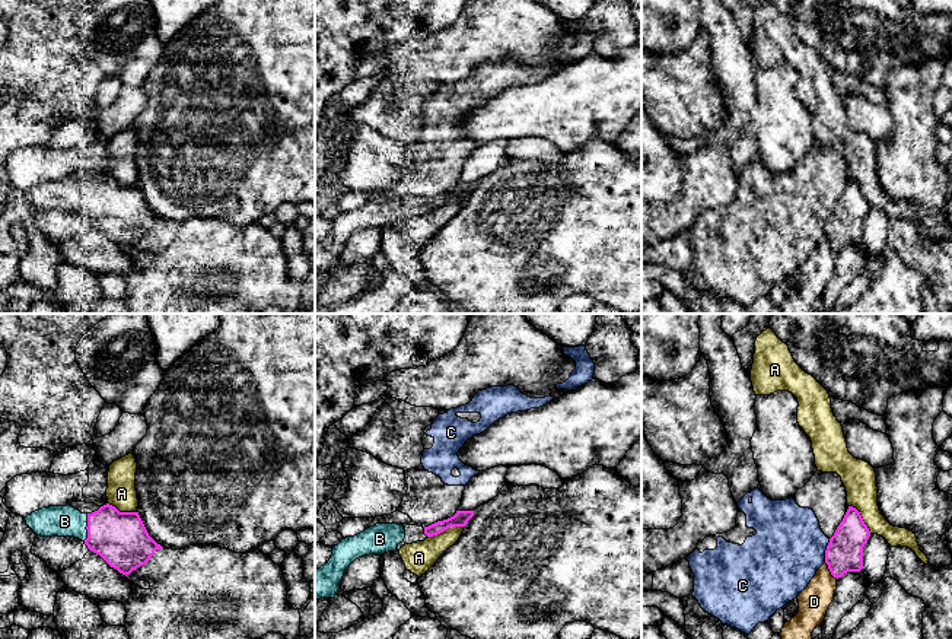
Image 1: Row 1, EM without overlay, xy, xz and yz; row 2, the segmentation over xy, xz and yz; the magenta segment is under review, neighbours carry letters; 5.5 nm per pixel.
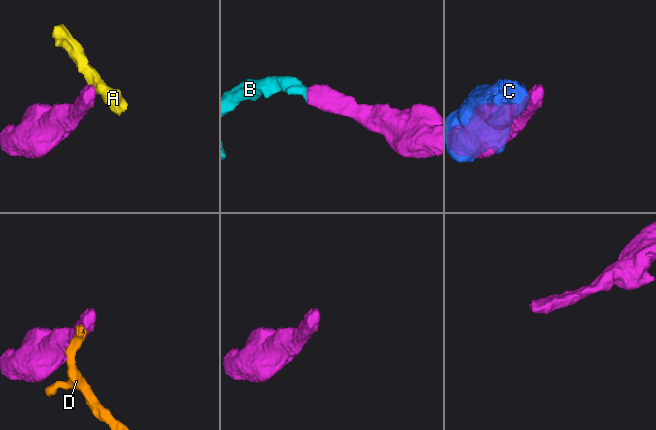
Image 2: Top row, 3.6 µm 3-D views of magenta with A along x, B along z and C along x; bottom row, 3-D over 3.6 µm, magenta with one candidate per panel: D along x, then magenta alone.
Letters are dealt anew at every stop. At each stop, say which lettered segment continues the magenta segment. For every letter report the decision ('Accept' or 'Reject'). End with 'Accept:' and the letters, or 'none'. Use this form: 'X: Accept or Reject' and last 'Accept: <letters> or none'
A: Reject
B: Accept
C: Reject
D: Reject
Accept: B

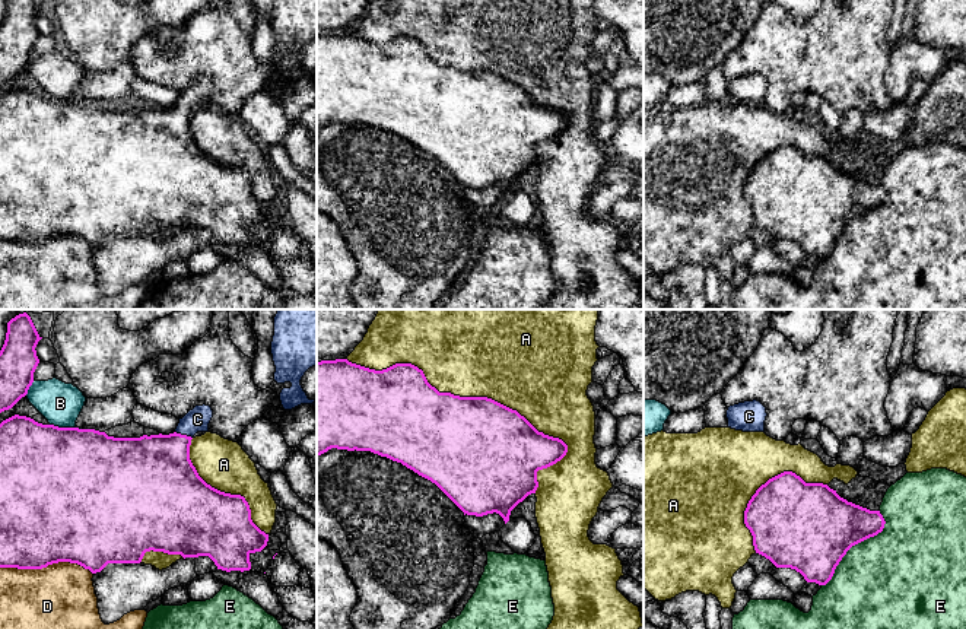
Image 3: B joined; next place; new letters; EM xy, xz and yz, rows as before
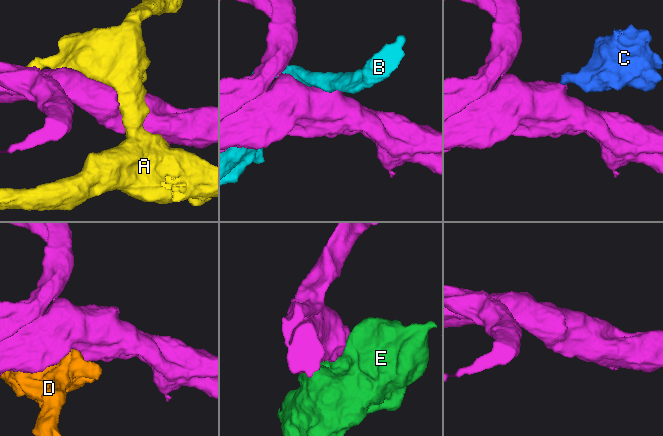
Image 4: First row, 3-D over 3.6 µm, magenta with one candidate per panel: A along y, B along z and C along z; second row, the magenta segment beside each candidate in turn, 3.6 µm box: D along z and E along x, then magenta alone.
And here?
A: Reject
B: Reject
C: Accept
D: Reject
E: Reject
Accept: C

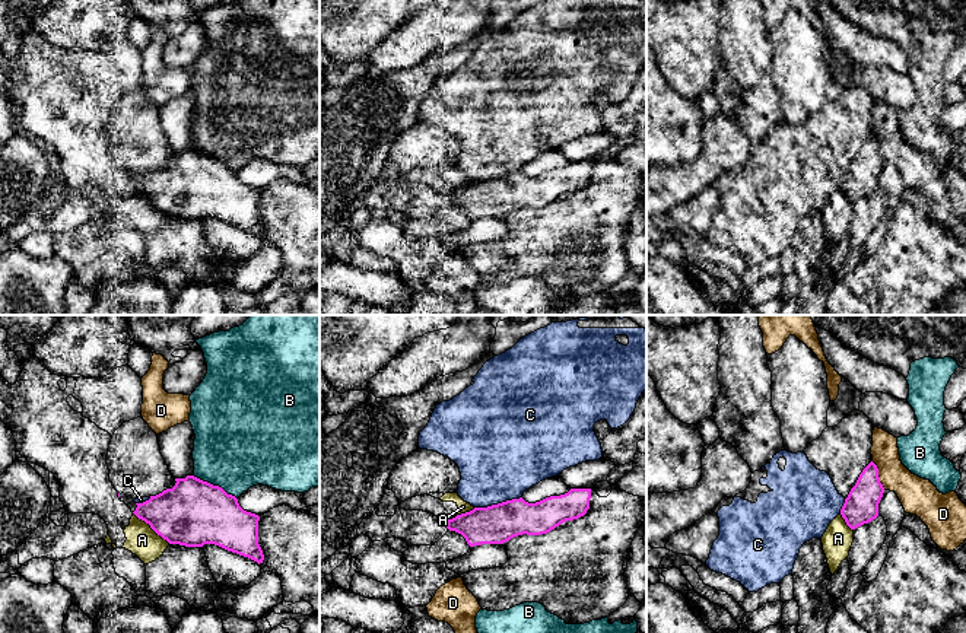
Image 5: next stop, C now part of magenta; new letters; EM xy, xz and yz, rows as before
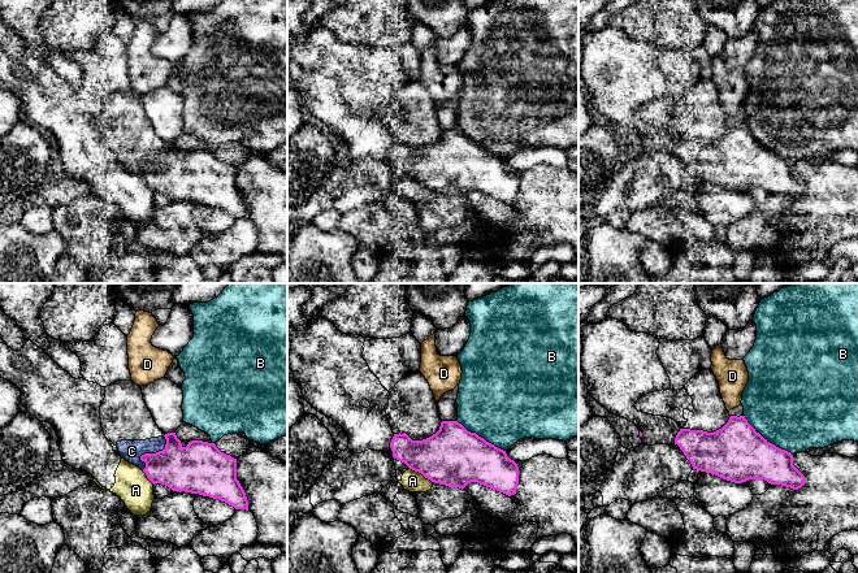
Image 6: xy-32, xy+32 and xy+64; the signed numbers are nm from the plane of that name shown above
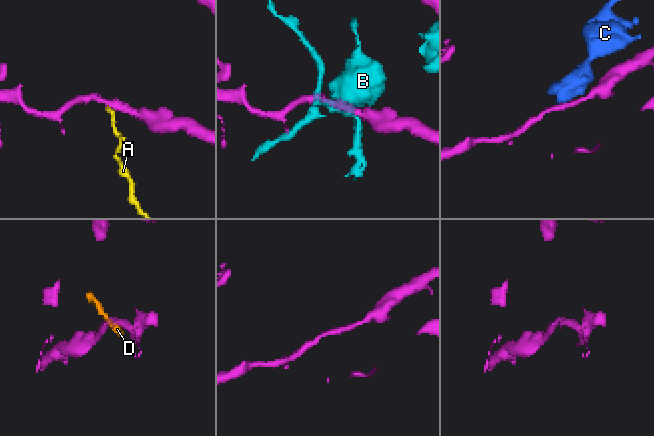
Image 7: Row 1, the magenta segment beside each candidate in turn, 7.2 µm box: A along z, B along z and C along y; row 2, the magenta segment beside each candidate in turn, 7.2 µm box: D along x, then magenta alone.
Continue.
A: Reject
B: Reject
C: Reject
D: Reject
Accept: none

